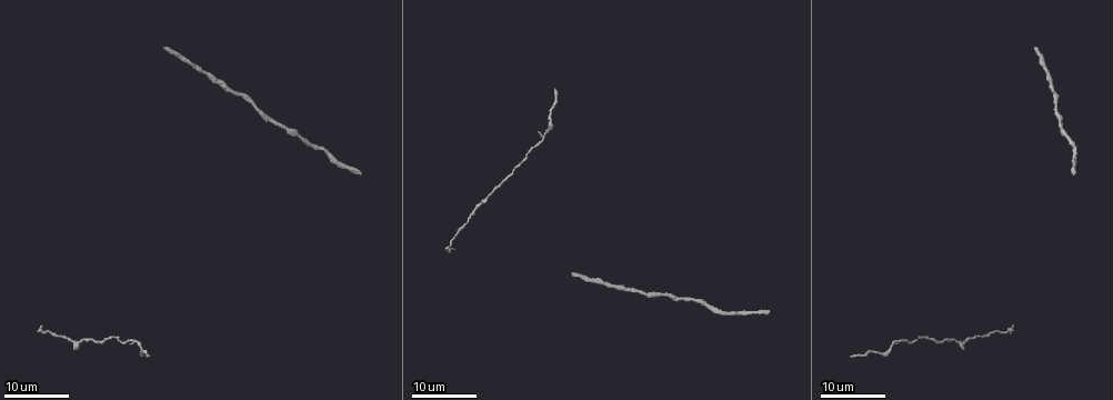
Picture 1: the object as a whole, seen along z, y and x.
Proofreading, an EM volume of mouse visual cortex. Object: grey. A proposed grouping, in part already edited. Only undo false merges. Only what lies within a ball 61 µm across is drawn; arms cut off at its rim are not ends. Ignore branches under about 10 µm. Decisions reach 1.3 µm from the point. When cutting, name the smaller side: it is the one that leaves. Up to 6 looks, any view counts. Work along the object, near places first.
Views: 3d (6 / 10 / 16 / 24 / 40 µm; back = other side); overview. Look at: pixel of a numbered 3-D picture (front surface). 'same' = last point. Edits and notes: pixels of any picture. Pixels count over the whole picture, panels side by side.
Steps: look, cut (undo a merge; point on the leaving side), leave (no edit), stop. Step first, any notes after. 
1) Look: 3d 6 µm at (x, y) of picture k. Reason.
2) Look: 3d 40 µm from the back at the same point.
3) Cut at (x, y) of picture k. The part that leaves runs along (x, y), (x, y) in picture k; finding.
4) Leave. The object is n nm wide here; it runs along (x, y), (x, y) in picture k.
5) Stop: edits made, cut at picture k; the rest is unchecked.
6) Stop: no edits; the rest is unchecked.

Look: 3d 16 µm at (920, 336) of picture 1.

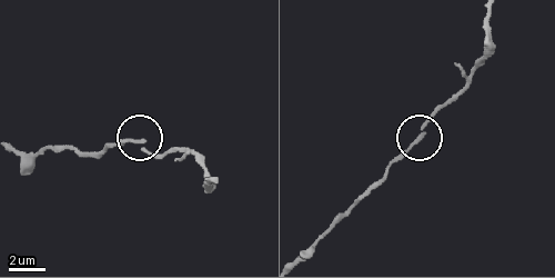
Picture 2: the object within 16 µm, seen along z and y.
Look: 3d 10 µm at (143, 142) of picture 2.

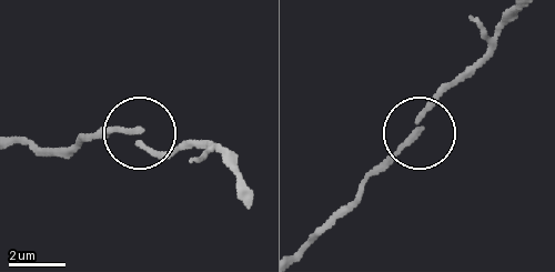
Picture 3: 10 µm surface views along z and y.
Leave. The side arm is 14 µm long; all the same cell.

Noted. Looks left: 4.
Look: 3d 16 µm at (139, 343) of picture 1. Thick turns thin.

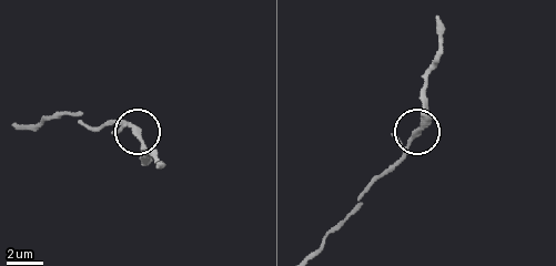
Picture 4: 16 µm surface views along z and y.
Look: 3d 6 µm at (415, 134) of picture 4.

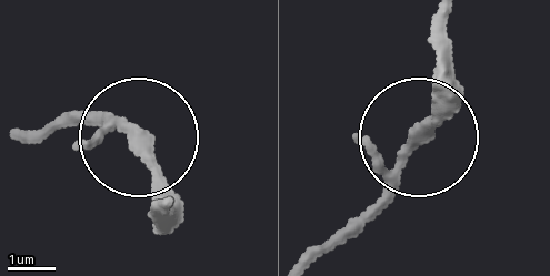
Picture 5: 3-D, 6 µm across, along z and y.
Leave. Continuous, no second cell.

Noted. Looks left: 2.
Look: 3d 16 µm at (489, 196) of picture 1. Thin neck.

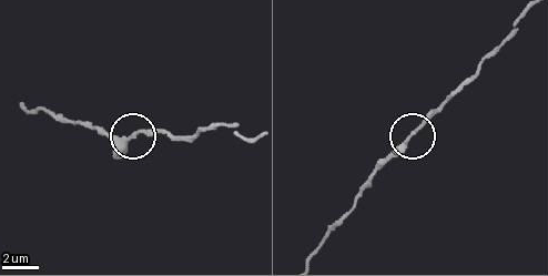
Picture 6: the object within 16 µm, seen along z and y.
Look: 3d 10 µm at (133, 134) of picture 6.

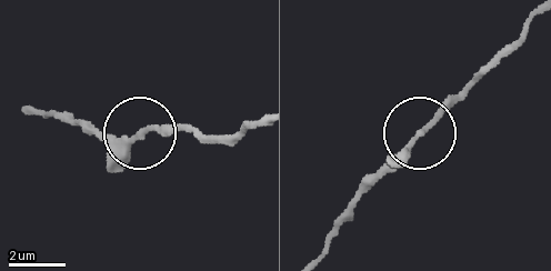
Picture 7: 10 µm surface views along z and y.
Leave. The object is 200 nm wide here; one cell here.

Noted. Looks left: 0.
Stop: no edits; the rest is unchecked.

